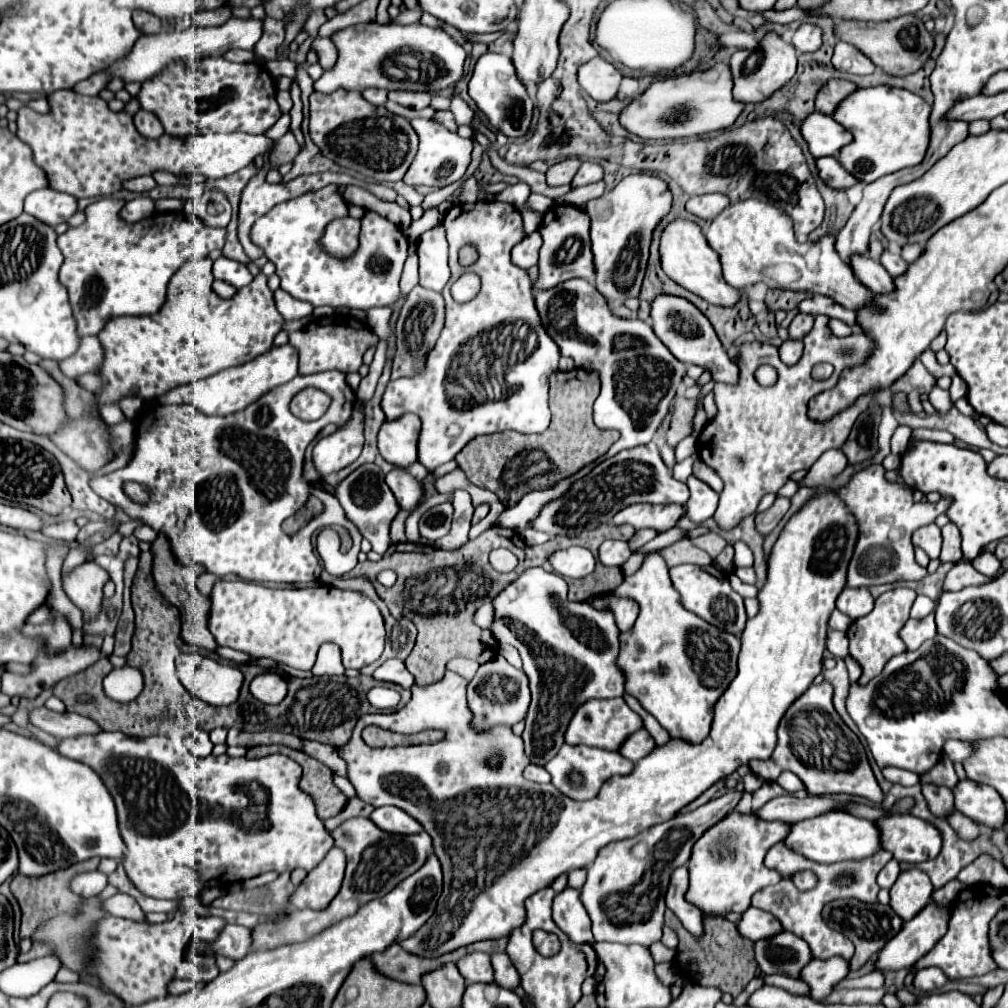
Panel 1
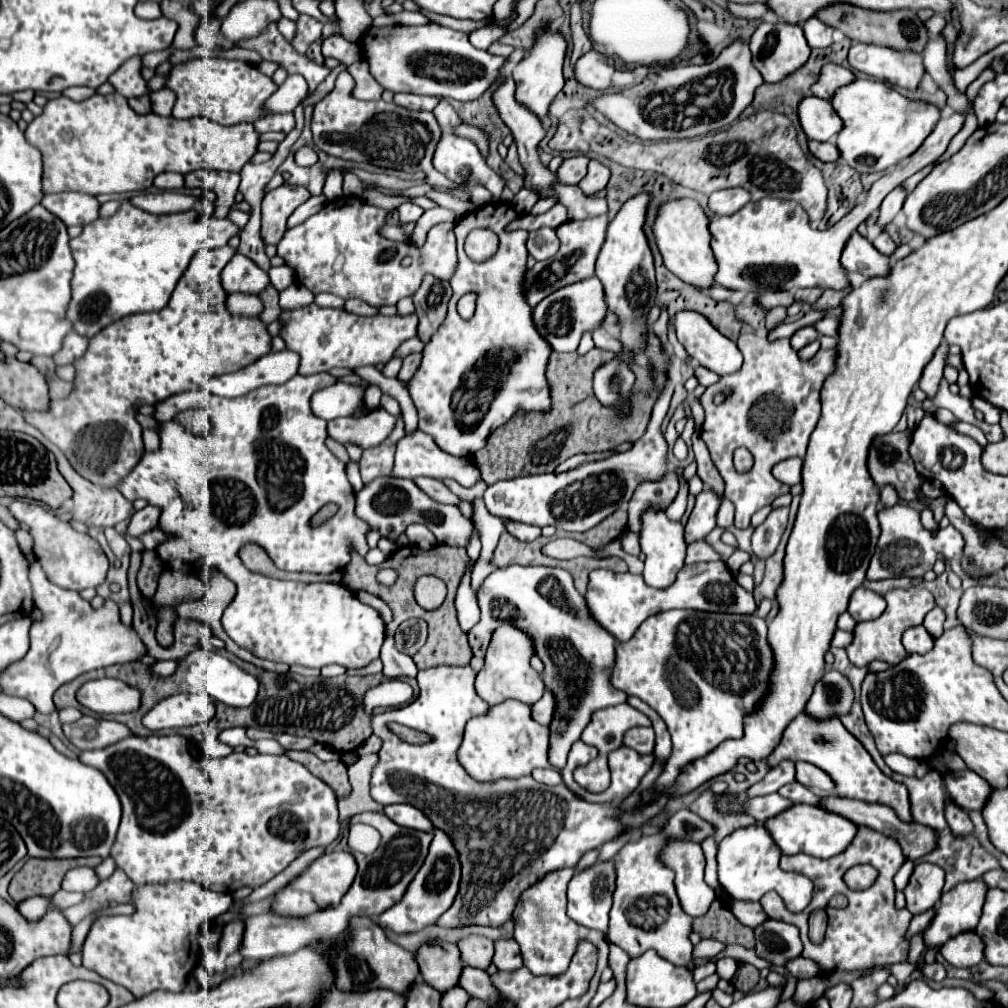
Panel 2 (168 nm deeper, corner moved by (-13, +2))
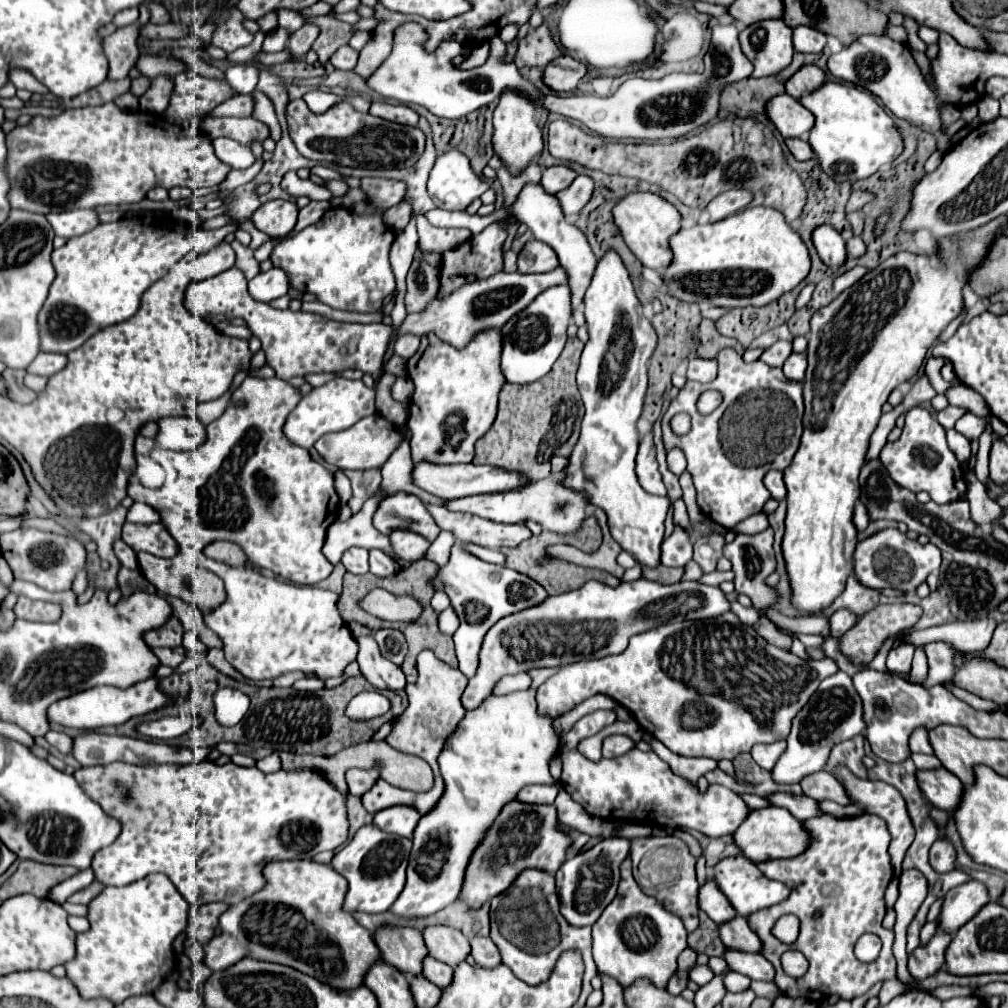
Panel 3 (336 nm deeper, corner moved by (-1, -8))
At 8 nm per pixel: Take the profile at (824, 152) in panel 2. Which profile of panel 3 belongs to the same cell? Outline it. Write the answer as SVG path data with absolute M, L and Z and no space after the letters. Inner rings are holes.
M789 138L789 140L785 140L787 142L787 148L789 148L789 152L797 158L797 160L801 160L801 162L805 162L805 160L811 160L811 158L815 158L815 154L813 154L813 150L811 150L811 146L809 146L809 142L805 142L805 140L799 140L799 138Z

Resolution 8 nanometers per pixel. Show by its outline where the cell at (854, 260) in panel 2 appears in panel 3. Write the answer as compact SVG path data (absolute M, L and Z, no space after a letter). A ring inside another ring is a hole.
M819 226L813 232L813 244L819 252L819 258L829 268L839 268L847 262L847 250L845 240L841 234L831 226Z

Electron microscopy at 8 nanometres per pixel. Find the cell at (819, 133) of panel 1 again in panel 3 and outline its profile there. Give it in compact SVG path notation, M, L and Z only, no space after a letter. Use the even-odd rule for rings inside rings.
M789 94L771 98L767 104L767 114L783 138L807 138L815 116Z

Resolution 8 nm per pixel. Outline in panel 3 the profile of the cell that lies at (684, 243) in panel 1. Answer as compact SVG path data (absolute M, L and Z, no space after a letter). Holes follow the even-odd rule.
M633 192L625 196L615 208L613 208L615 222L631 248L631 252L641 260L645 268L663 272L667 266L671 266L671 248L669 248L669 238L671 234L677 234L681 230L681 214L679 210L669 204L665 198L649 192Z

